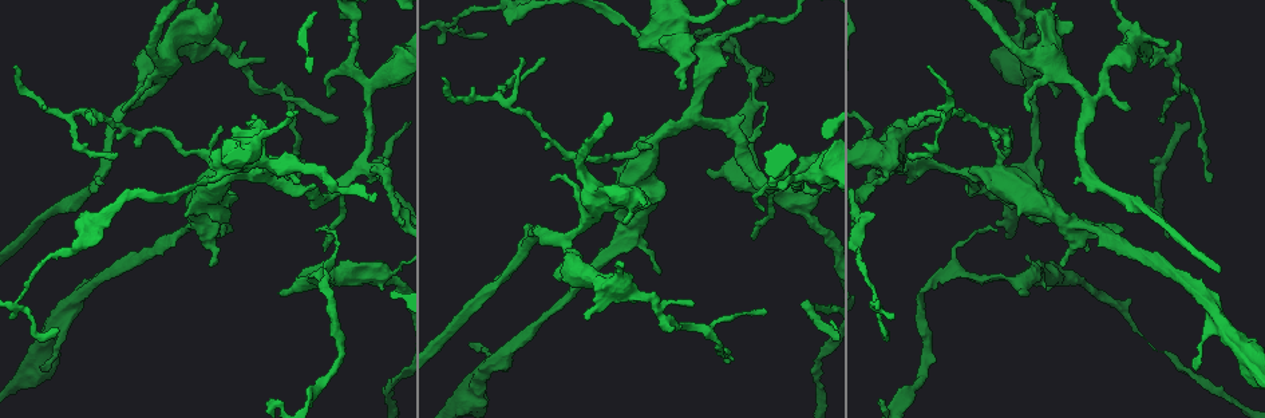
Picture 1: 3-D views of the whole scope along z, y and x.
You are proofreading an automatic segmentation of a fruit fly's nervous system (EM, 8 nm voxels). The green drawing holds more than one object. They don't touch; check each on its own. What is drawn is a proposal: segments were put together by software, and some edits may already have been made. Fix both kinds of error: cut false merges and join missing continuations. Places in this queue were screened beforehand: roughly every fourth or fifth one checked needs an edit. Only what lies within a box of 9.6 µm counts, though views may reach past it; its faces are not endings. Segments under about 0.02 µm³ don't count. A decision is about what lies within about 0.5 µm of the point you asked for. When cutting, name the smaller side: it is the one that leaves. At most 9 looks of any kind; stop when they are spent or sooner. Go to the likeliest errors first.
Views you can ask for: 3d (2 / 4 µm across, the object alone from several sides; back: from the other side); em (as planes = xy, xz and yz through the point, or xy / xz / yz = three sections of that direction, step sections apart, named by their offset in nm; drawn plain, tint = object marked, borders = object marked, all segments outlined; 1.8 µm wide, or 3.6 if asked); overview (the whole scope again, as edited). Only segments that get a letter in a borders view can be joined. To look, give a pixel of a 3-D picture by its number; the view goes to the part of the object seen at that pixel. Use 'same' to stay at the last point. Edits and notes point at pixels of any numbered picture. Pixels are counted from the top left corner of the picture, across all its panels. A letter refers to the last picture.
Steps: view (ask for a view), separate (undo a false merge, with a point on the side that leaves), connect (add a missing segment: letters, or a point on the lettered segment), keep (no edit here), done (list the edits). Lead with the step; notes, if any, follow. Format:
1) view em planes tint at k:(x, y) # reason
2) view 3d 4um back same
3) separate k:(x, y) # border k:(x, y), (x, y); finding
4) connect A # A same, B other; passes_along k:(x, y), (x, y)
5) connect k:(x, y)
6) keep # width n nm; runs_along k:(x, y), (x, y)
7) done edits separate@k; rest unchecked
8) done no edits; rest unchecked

view em yz step 4 tint at 1:(1085, 96) # sudden change in width

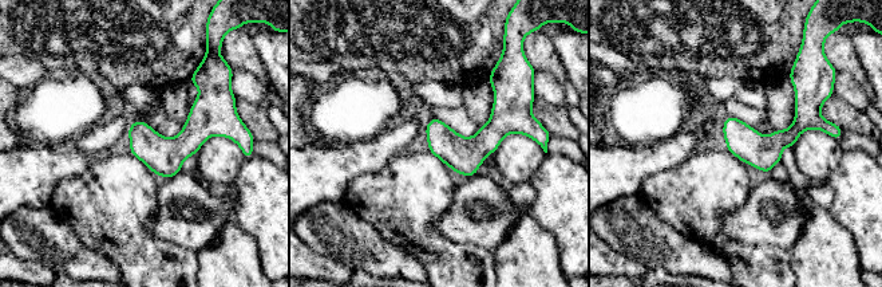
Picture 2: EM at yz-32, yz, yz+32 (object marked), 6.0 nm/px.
view em planes tint same

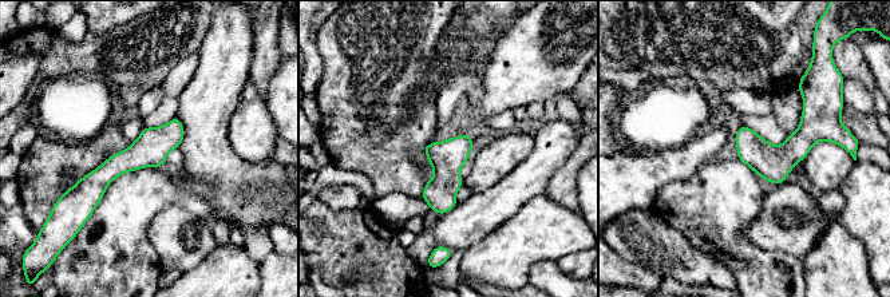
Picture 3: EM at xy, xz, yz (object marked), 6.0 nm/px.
view em planes borders same # see the neighbours

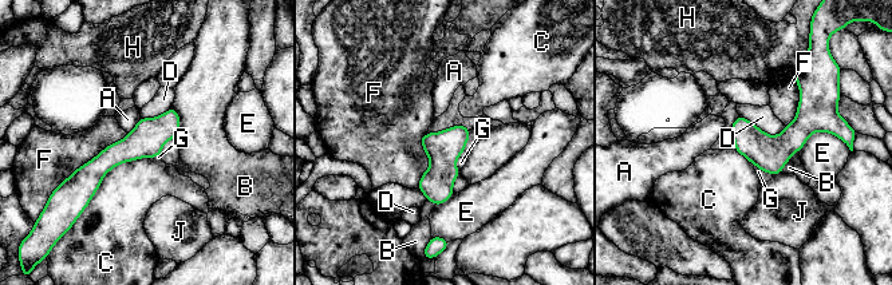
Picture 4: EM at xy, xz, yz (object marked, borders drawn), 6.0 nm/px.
keep # A other, B other, C other, D other, E other, F other, G other, H other, J other; runs_along 4:(173, 113), (145, 141), (77, 182); continuous, no second cell

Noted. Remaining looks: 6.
view 3d 4um at 1:(802, 201) # three arms meet

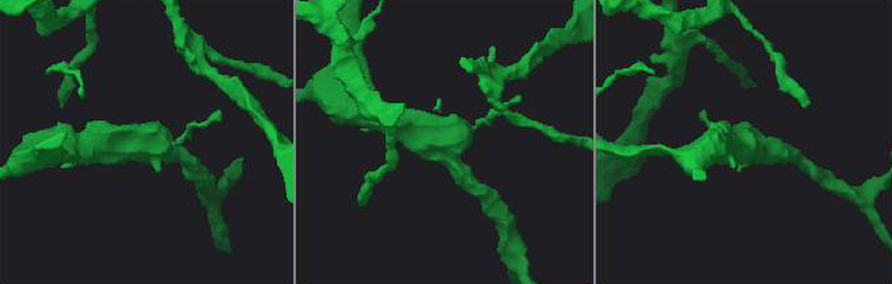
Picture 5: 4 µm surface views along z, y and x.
view em 3.6um xz step 16 tint at 5:(146, 144) # shape alone is not enough

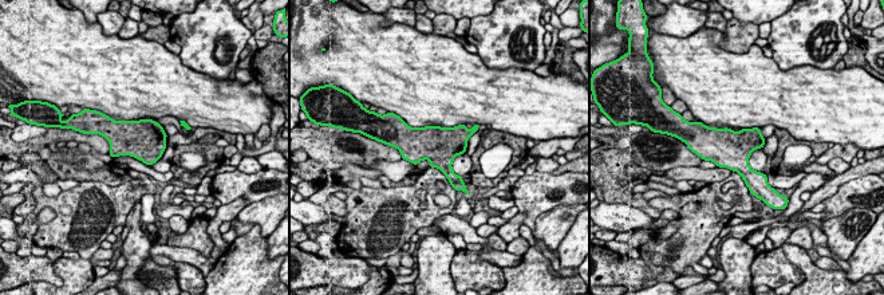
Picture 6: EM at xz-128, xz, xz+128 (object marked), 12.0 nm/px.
view em 3.6um planes borders same # another direction

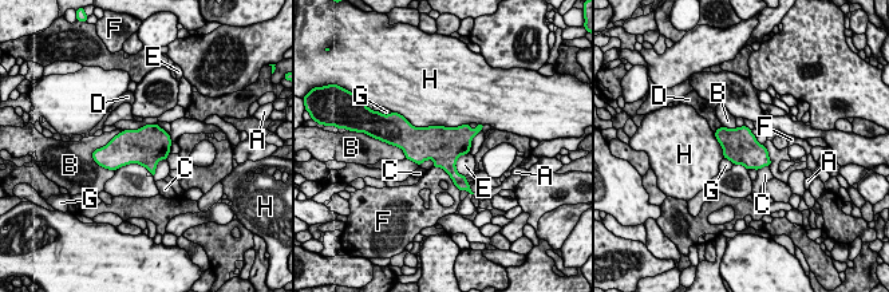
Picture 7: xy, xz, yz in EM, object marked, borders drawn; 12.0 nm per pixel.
keep # width 420 nm; A other, B other, C other, D other, E other, F other, G other, H other; border 7:(469, 153), (455, 164), (462, 176); one cell here

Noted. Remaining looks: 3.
view em xz step 16 borders at 1:(637, 33)

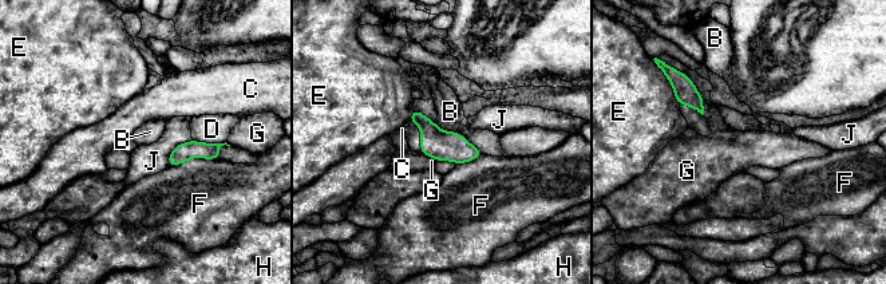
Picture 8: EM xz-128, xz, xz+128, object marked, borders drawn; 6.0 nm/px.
keep # longest_contact F 320 nm; B other, C other, D other, E other, F other, G other, H other, J other; one cell here

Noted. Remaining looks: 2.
view 3d 2um at 1:(723, 362) # thin end

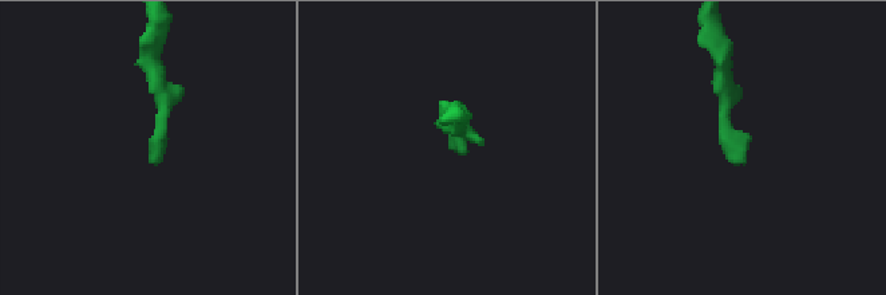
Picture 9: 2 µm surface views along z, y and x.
view em xy step 16 borders at 9:(149, 158)

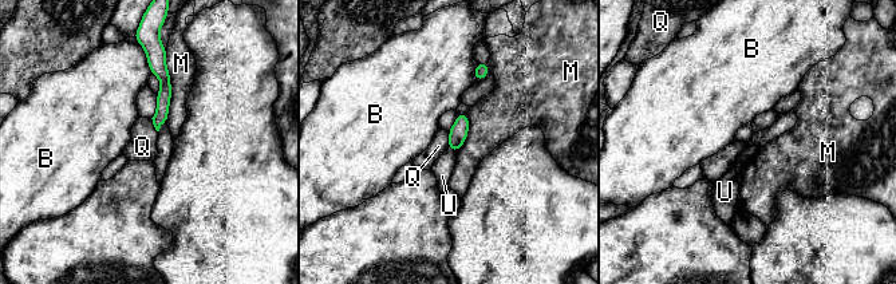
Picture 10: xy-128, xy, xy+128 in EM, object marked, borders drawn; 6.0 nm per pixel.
keep # longest_contact M 420 nm; B other, M other, Q other, U other; border 10:(449, 131), (449, 145), (446, 148); no lettered segment goes on from it

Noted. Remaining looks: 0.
done no edits; rest unchecked

